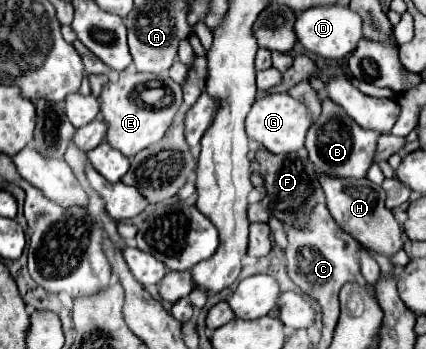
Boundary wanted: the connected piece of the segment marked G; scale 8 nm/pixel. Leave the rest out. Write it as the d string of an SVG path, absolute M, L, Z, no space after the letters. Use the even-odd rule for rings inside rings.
M274 94L266 98L256 98L248 114L248 138L262 142L272 154L298 152L300 148L304 148L304 138L312 124L314 120L300 100L292 98L290 94Z

